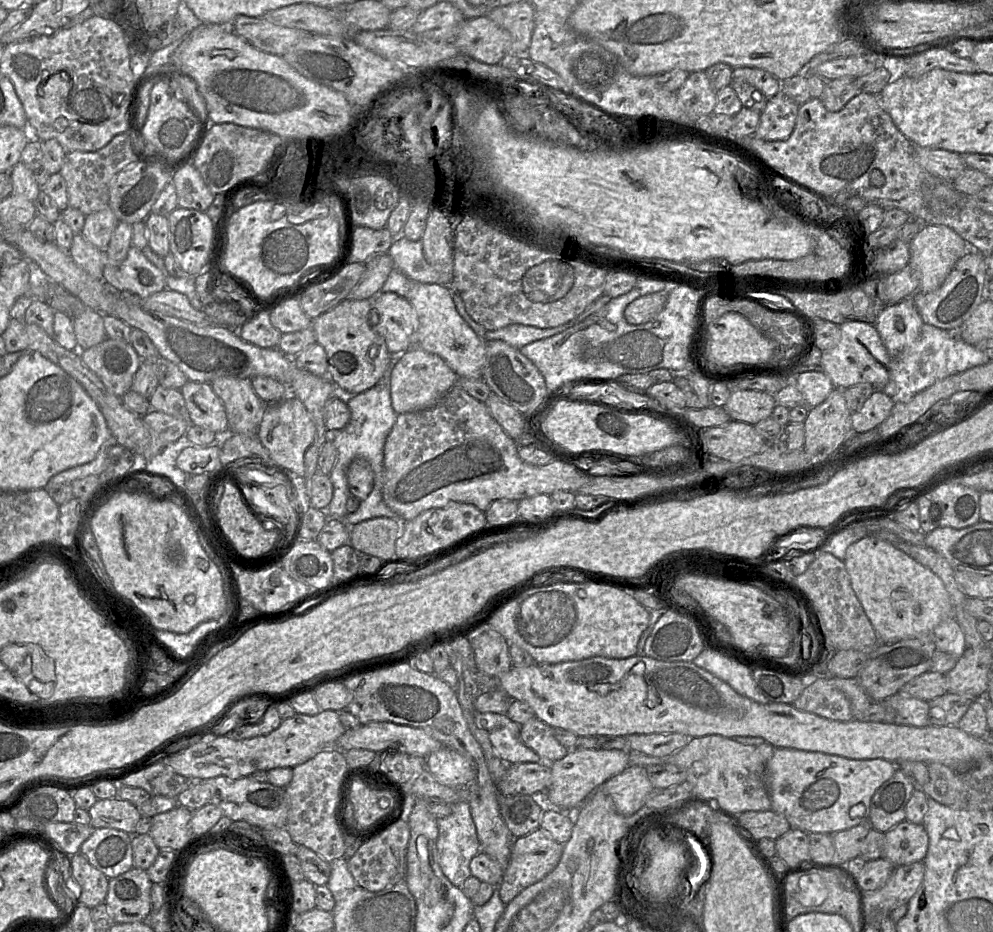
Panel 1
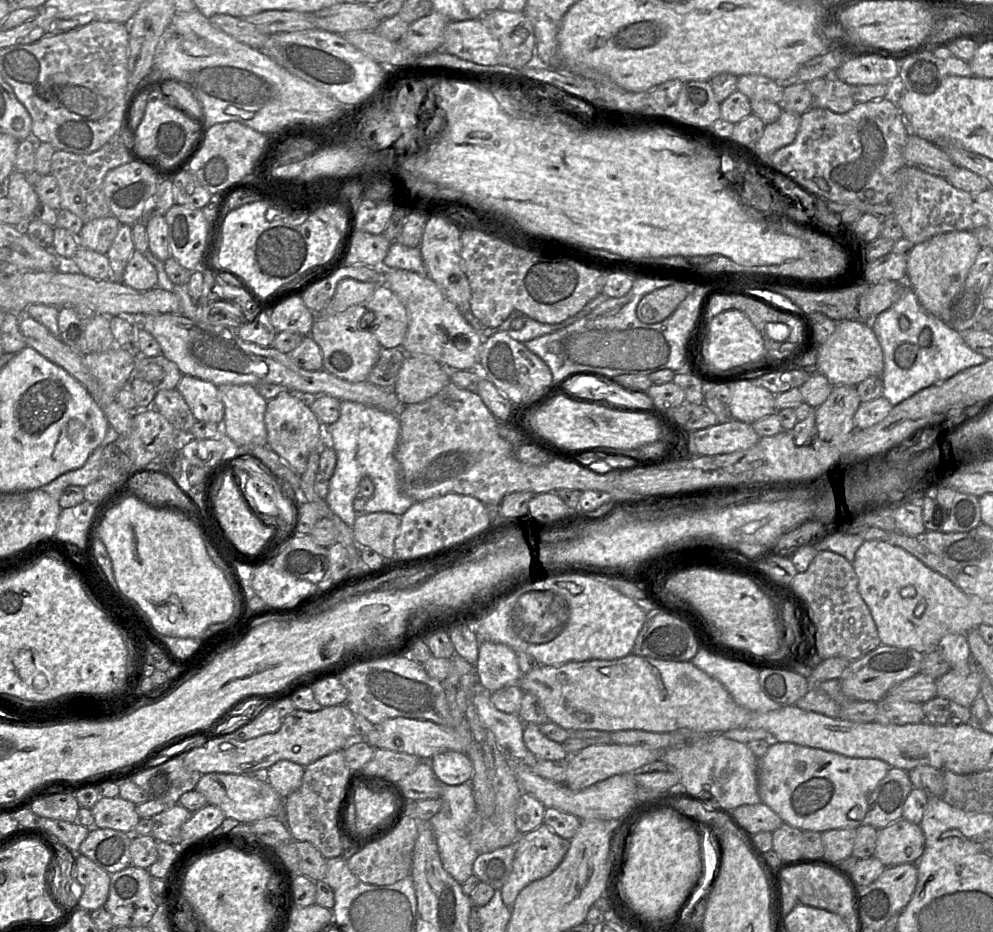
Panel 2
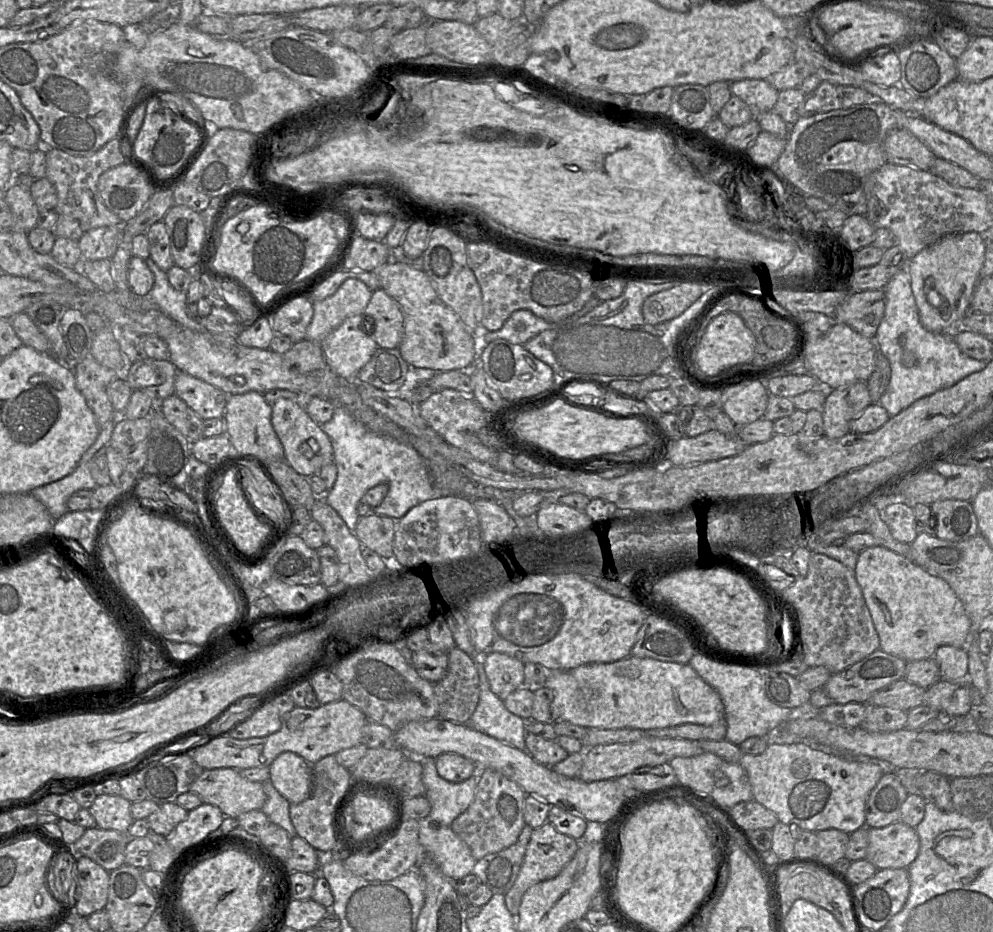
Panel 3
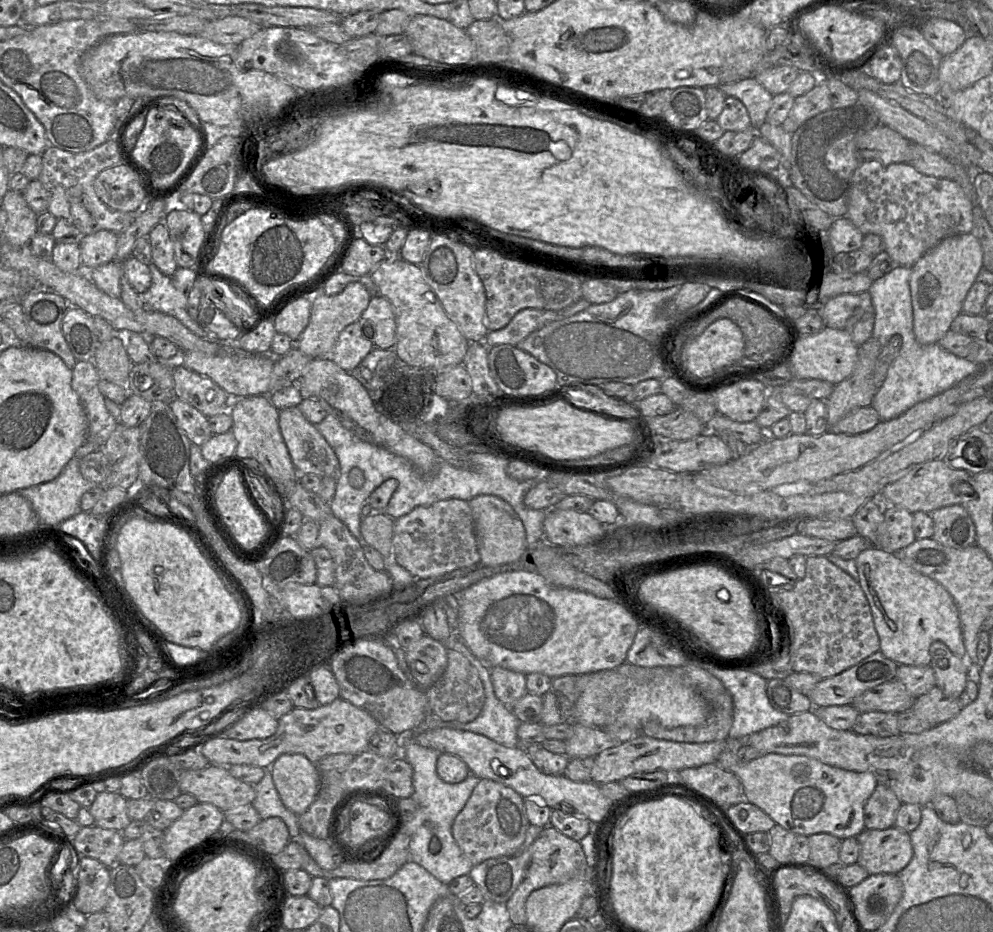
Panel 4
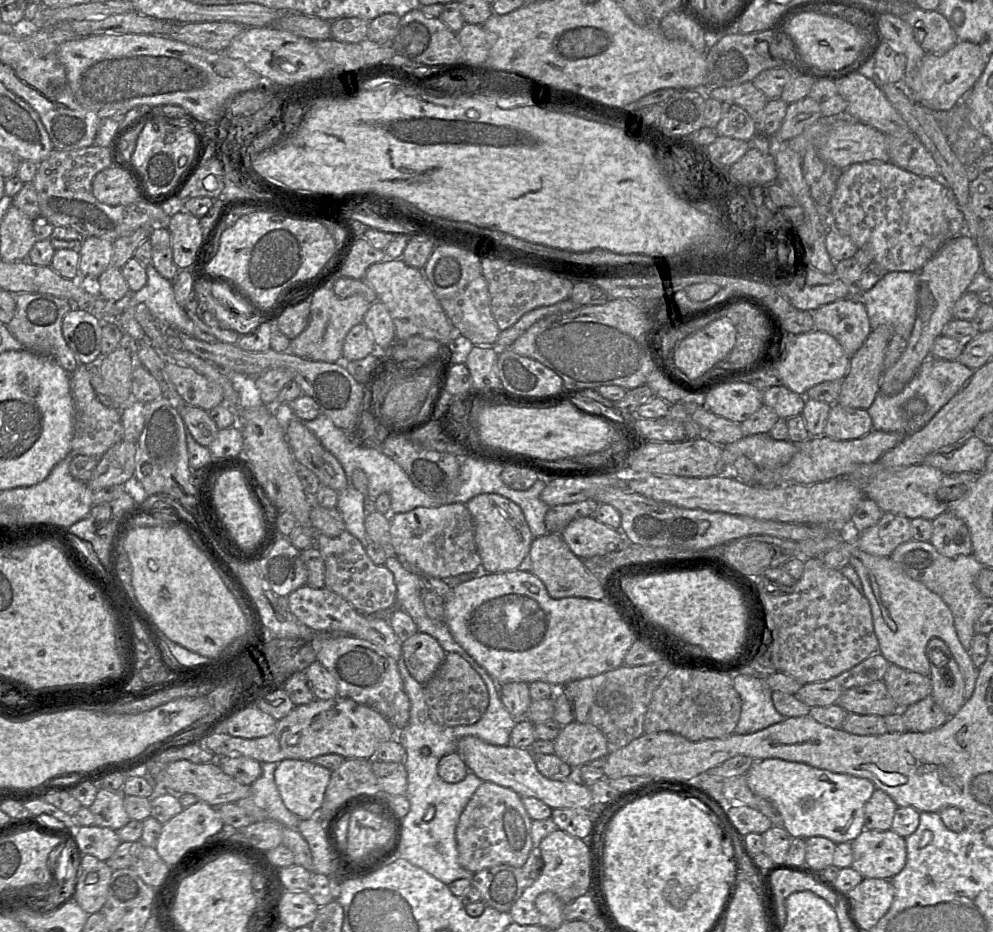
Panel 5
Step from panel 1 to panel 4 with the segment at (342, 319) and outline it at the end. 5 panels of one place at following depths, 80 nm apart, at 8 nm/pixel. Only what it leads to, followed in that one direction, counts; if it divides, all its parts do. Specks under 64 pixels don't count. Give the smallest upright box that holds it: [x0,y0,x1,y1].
[330,318,374,372]

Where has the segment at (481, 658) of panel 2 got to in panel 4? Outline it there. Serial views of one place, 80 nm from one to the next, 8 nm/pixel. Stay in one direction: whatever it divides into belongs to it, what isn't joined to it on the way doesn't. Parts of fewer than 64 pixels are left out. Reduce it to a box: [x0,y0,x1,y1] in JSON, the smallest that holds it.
[490,666,528,707]

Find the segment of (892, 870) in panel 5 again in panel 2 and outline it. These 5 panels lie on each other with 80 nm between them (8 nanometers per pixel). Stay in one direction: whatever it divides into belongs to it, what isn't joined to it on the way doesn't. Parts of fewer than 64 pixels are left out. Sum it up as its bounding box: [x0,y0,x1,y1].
[873,818,925,867]

